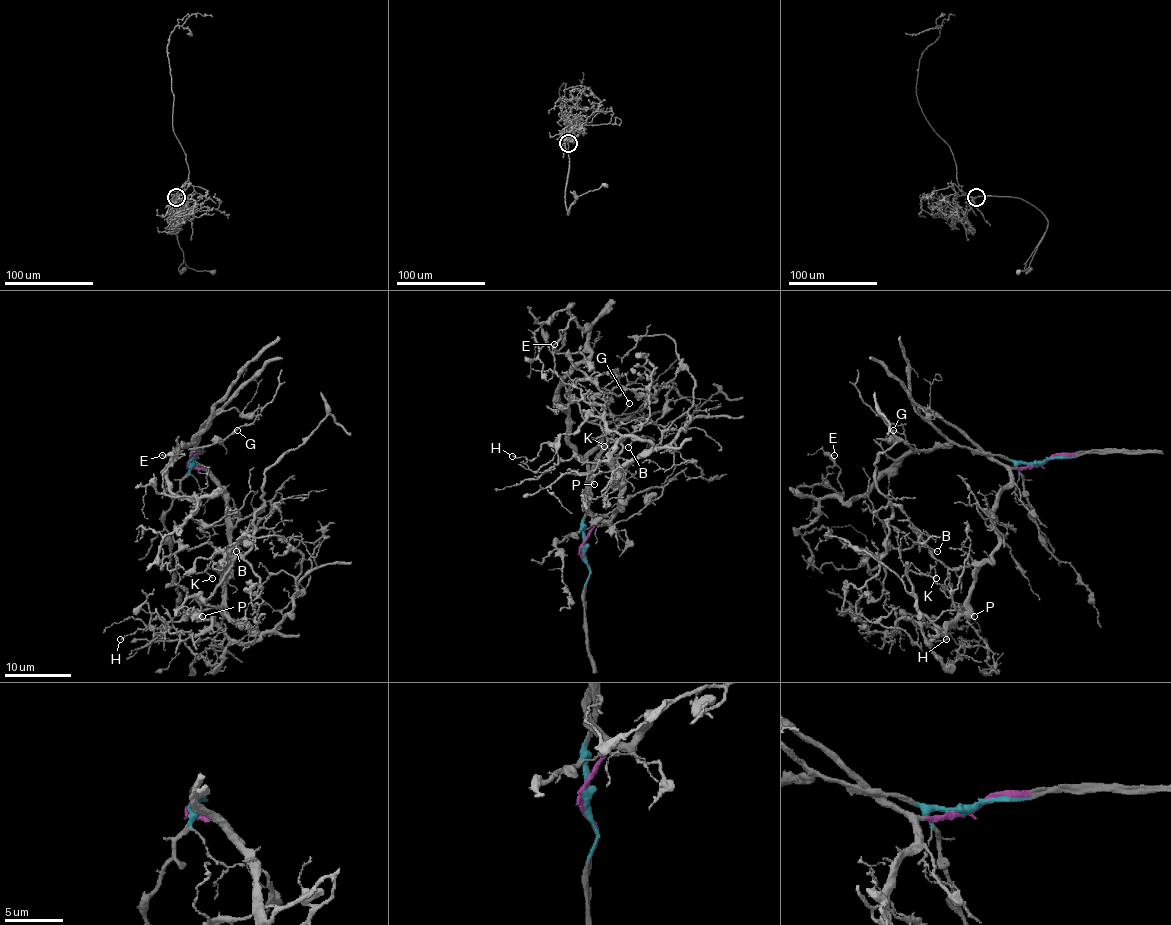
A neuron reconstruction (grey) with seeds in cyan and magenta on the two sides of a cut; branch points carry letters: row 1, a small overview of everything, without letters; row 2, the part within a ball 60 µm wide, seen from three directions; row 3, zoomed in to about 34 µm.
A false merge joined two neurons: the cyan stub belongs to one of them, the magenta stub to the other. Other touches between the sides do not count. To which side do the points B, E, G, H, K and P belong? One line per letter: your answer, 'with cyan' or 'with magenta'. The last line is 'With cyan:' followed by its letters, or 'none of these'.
B: with magenta
E: with cyan
G: with cyan
H: with magenta
K: with magenta
P: with magenta
With cyan: E, G

